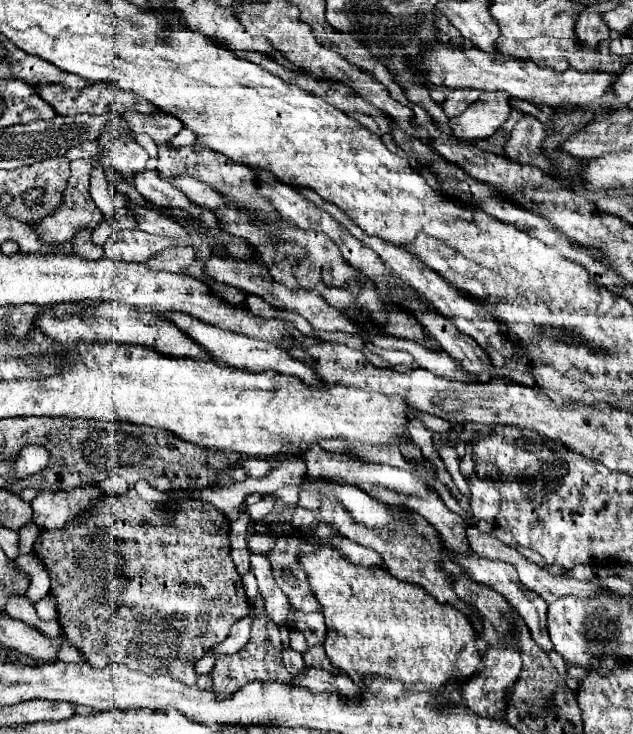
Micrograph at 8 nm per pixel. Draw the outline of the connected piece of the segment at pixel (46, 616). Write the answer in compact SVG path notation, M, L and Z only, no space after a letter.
M50 596L42 598L38 604L36 604L36 614L40 620L56 620L56 606L54 606L54 600Z

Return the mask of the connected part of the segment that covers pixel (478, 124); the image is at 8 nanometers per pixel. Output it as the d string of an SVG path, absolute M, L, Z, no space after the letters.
M482 92L460 116L450 118L450 126L462 142L484 140L508 120L510 110L510 96L506 92Z

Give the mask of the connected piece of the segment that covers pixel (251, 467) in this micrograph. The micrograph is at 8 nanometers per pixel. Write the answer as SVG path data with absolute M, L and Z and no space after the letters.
M250 458L250 460L242 462L242 466L244 466L246 474L248 474L248 476L254 476L254 478L262 478L262 476L264 476L264 474L268 474L268 472L270 472L270 468L272 468L268 462L258 460L258 458Z

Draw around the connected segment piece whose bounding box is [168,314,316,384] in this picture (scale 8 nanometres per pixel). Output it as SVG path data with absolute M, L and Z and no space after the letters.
M168 314L168 318L172 322L176 322L178 328L184 328L190 336L194 336L194 340L198 340L198 344L202 344L208 352L212 352L212 360L216 360L216 362L232 364L236 368L252 368L252 370L268 370L268 368L272 368L272 370L278 370L278 372L296 374L296 376L308 380L310 384L316 384L316 372L308 364L290 358L288 352L284 352L282 348L278 350L274 344L260 342L260 340L254 340L254 338L246 338L244 334L228 332L228 330L222 330L222 328L216 328L216 326L208 326L202 320L196 320L196 318L186 316L186 314Z

